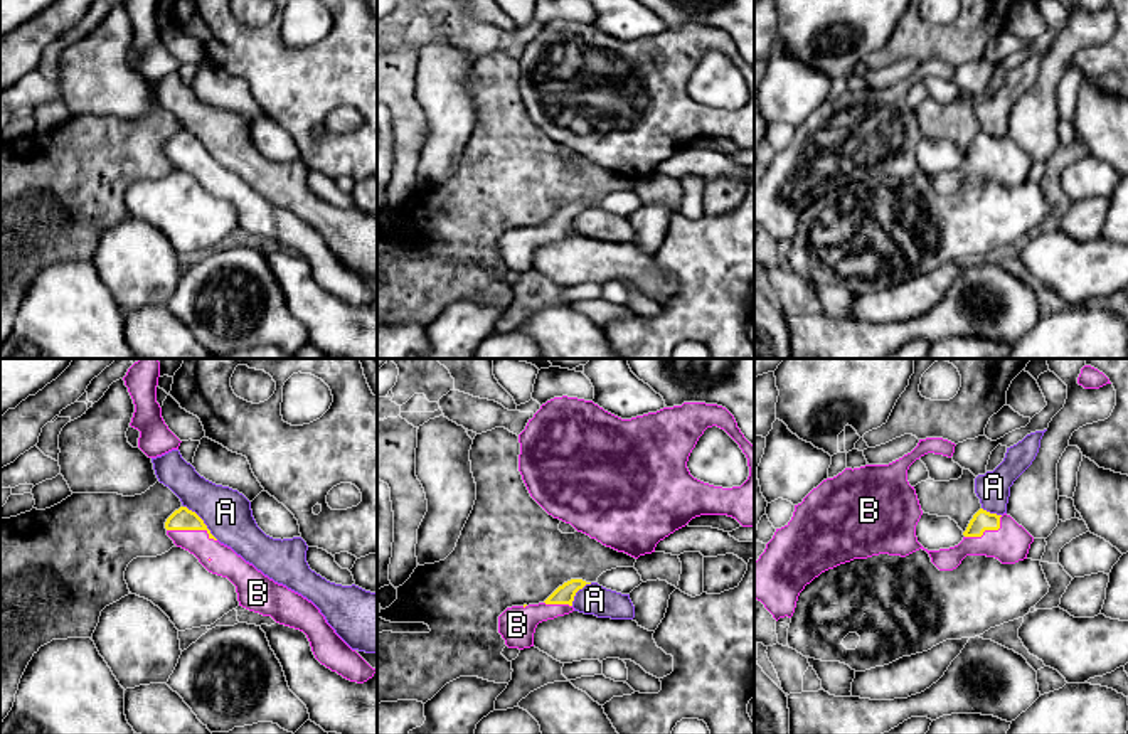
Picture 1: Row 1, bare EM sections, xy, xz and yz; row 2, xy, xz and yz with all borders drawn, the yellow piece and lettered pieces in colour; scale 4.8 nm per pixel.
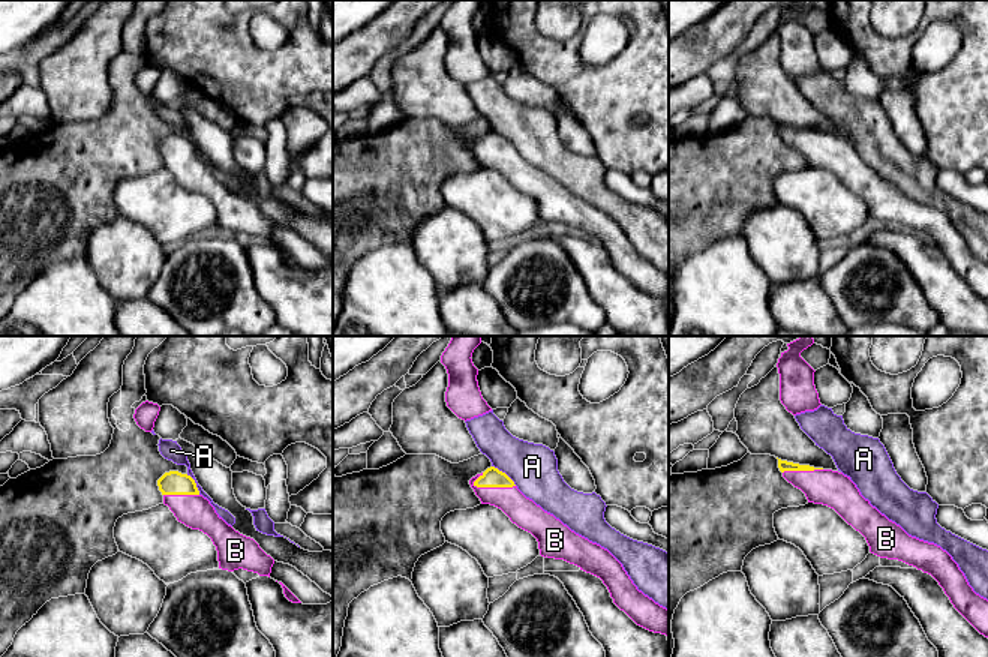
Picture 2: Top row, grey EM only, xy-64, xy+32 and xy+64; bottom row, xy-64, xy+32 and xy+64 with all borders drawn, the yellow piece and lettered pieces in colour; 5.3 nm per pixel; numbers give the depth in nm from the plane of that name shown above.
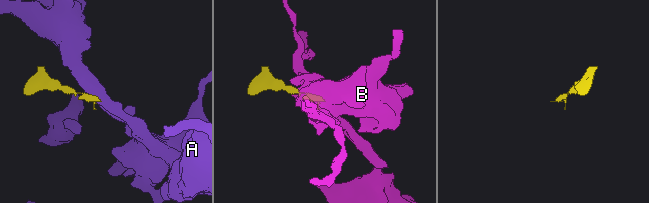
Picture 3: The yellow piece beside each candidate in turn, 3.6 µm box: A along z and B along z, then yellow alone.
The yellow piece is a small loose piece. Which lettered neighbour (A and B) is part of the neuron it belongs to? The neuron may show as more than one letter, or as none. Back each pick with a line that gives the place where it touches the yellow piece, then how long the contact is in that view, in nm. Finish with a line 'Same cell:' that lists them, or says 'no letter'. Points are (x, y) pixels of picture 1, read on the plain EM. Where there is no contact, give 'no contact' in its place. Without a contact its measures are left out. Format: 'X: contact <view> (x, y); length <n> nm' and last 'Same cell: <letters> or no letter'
B: contact xy (192, 152); length 240 nm
Same cell: B

